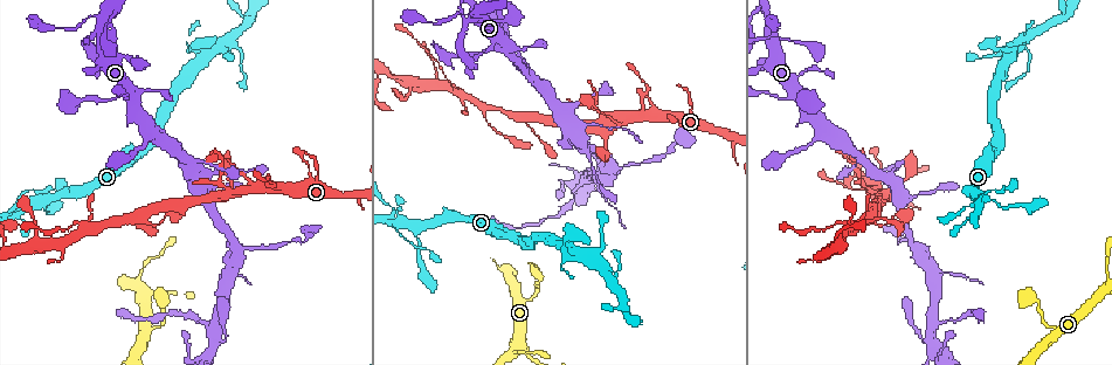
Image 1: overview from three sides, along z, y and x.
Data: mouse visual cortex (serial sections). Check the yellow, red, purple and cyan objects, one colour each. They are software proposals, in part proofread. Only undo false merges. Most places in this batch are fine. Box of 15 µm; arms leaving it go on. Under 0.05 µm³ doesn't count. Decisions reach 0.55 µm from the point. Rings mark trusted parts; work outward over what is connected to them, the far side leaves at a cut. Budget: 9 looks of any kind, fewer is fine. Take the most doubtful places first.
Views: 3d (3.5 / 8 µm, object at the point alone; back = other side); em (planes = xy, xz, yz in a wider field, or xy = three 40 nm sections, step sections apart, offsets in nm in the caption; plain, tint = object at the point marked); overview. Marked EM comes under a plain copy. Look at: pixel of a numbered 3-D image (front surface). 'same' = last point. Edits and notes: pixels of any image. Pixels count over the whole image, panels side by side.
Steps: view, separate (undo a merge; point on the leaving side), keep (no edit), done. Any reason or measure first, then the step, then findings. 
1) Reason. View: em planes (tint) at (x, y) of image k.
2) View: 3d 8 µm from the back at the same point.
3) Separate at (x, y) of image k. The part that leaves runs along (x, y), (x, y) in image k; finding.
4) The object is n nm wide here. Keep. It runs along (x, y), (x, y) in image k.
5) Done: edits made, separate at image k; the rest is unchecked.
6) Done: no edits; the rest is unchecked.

Abrupt turn. View: 3d 8 µm at (89, 17) of image 1.

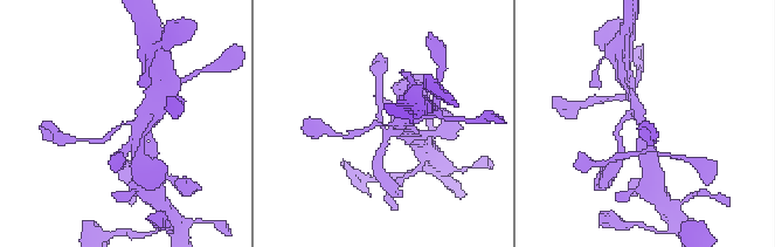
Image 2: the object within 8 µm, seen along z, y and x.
Zoom in. View: 3d 3.5 µm at (120, 125) of image 2.

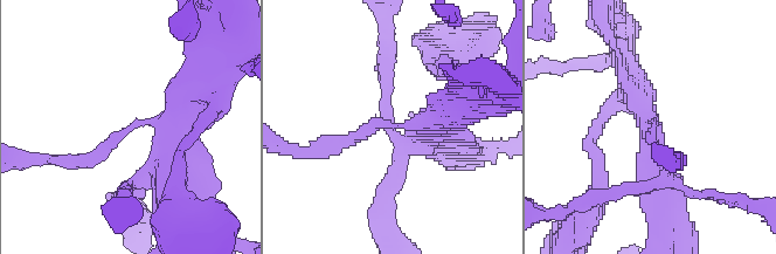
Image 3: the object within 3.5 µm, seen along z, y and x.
The arms are 150, 400 nm wide; need the tissue. View: em xy step 3 (tint) at (393, 126) of image 3.

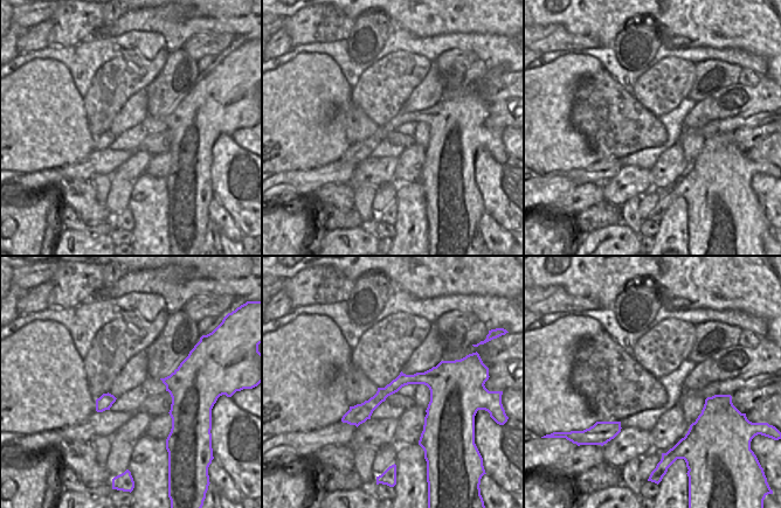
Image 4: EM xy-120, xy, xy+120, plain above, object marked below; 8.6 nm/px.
Keep. It runs along (454, 377), (401, 380), (345, 419) in image 4; all the same cell.

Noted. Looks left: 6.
Thin arm on a thick one. View: 3d 8 µm at (462, 94) of image 1.

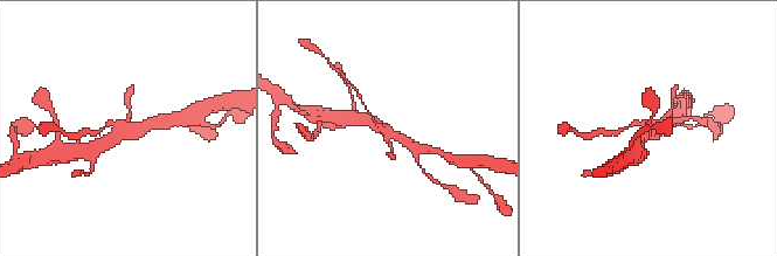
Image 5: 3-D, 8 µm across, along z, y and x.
Need the tissue. View: em xy step 1 (tint) at (387, 130) of image 5.

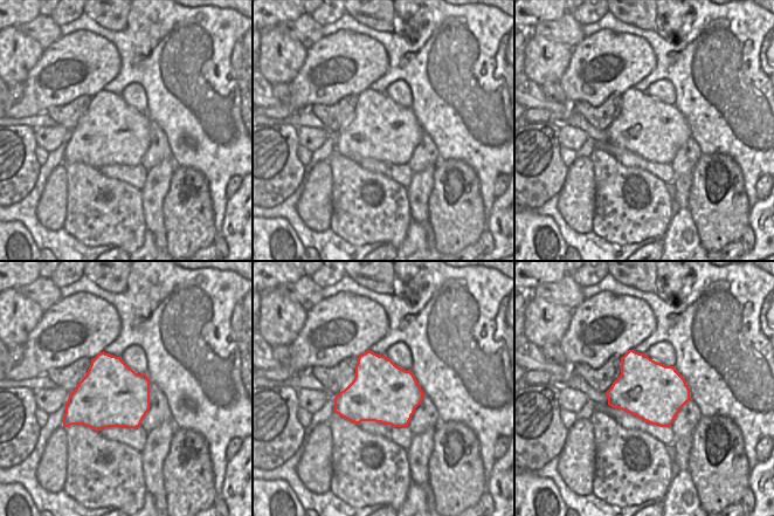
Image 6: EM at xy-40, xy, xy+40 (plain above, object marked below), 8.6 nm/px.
Keep. All the same cell.

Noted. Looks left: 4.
Abrupt turn. View: em xy step 5 (tint) at (1035, 296) of image 1.

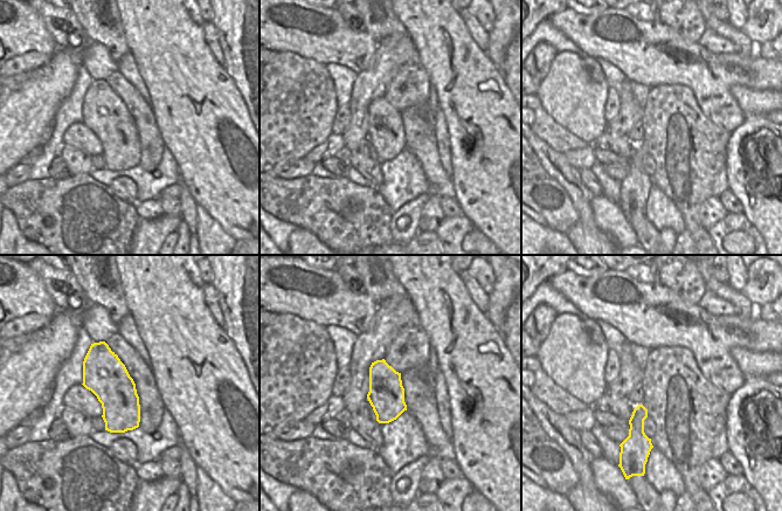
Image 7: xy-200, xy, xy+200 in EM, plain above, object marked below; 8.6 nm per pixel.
See where the arms go. View: 3d 3.5 µm at the same point.

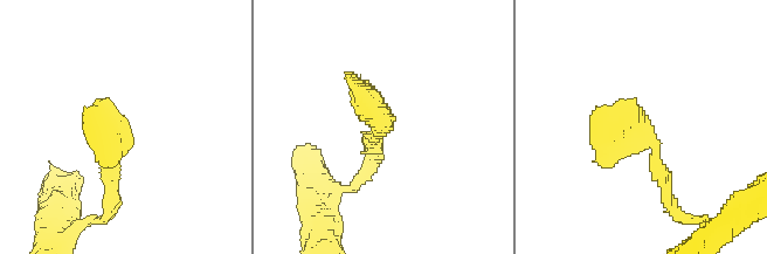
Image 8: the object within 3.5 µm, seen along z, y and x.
Keep. Continuous, no second cell.

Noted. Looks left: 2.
A narrow waist. View: 3d 3.5 µm at (598, 167) of image 1.

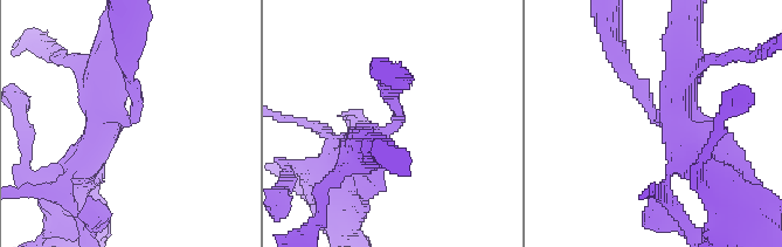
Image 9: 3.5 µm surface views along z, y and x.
The arms are 250, 400 nm wide. View: em xy step 5 (tint) at (650, 108) of image 9.

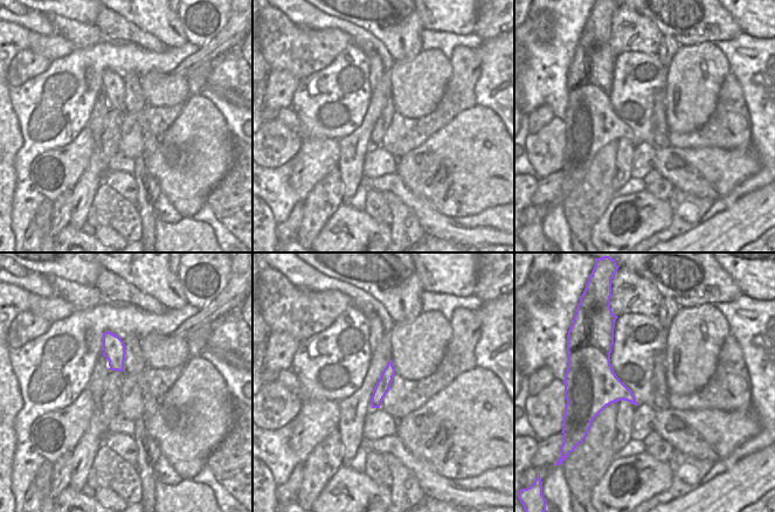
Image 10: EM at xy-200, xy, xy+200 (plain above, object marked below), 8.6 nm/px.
Keep. It runs along (678, 84), (657, 119), (613, 41) in image 9; all the same cell.

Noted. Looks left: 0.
Done: no edits; the rest is unchecked.

